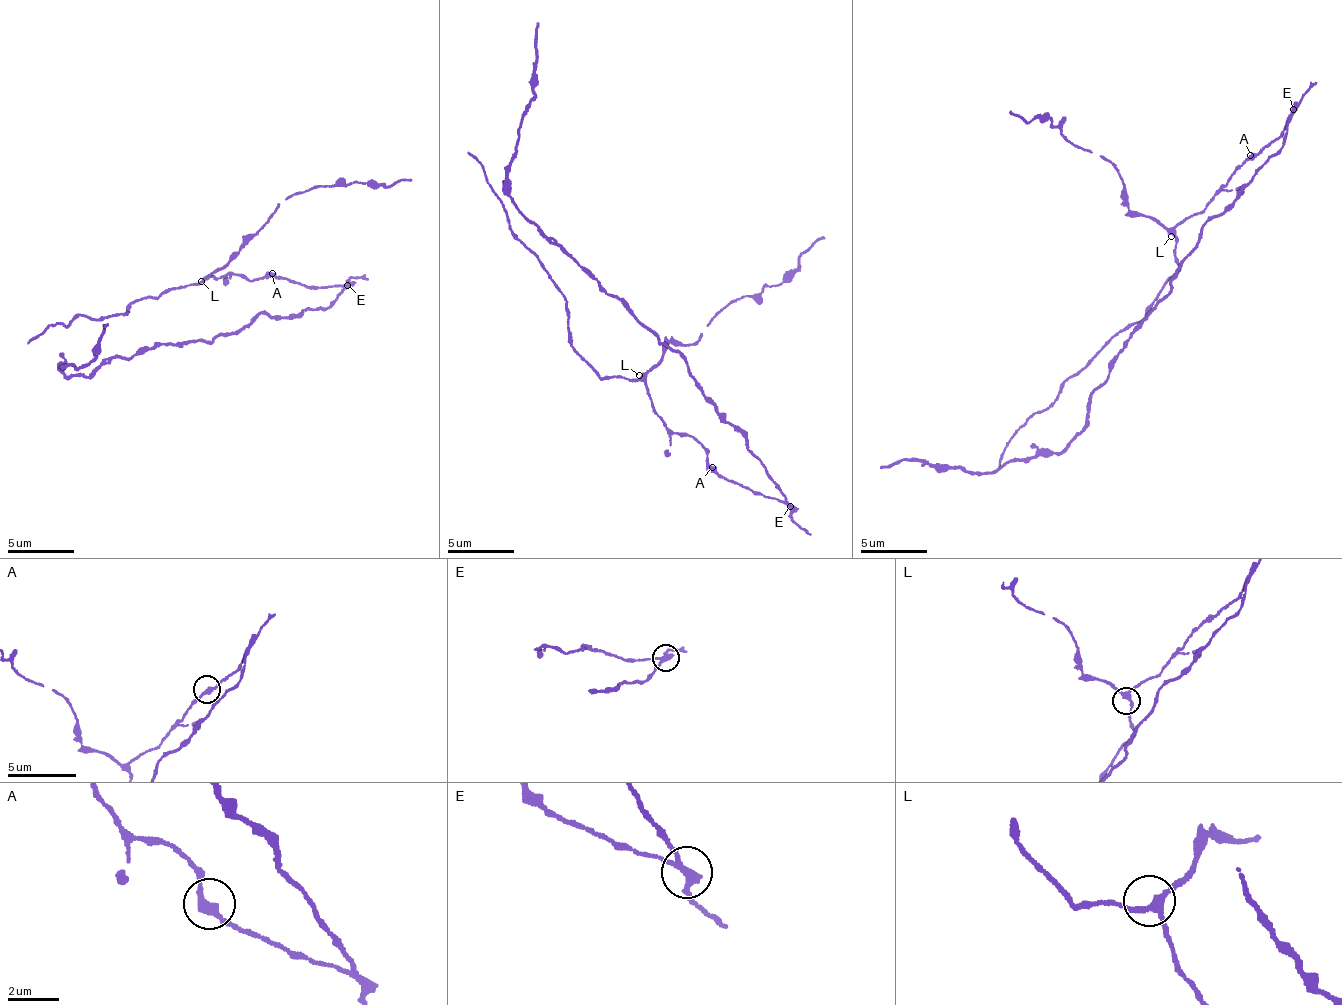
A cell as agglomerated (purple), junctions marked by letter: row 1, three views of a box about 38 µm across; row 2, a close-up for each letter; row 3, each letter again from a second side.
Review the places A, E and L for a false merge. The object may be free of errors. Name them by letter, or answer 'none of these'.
E

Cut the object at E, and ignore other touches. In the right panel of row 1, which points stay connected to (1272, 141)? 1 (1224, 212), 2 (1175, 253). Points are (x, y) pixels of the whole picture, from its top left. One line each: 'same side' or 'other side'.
1: other side
2: same side

